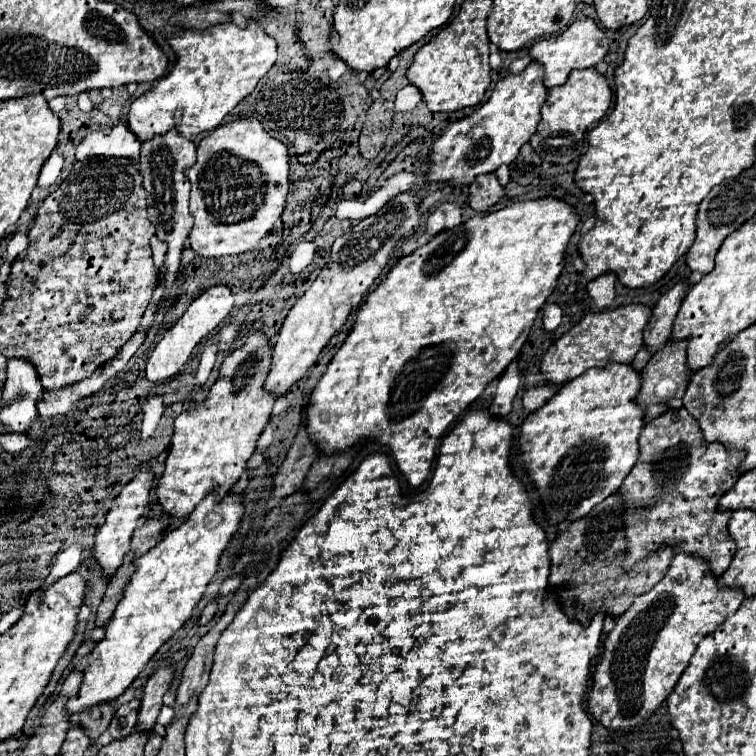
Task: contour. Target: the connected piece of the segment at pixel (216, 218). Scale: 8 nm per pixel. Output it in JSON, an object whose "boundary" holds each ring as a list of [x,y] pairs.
{"boundary":[[[255,117],[225,123],[207,133],[197,145],[197,163],[187,167],[191,181],[191,213],[195,217],[189,243],[203,257],[223,257],[245,253],[269,233],[275,219],[281,217],[289,185],[289,153],[287,145],[271,137]]]}

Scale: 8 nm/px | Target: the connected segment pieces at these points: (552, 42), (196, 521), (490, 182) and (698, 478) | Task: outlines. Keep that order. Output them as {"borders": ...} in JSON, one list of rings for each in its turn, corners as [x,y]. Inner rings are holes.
{"borders":[[[[583,17],[583,19],[575,19],[567,31],[559,33],[557,37],[545,37],[539,39],[531,45],[529,55],[533,61],[541,63],[545,67],[545,77],[543,83],[547,89],[563,85],[571,73],[571,69],[587,69],[587,67],[595,67],[599,61],[603,61],[603,57],[609,51],[609,41],[605,37],[605,33],[597,27],[597,23],[591,17]]],[[[209,493],[179,529],[167,533],[163,541],[133,561],[135,573],[125,585],[123,597],[105,627],[103,641],[99,641],[91,651],[79,693],[65,705],[69,715],[77,715],[93,705],[117,699],[137,679],[157,649],[191,617],[205,587],[217,571],[221,553],[239,529],[243,515],[241,499],[243,495],[229,493],[217,501],[217,493]]],[[[495,173],[479,175],[469,187],[469,203],[475,211],[487,211],[503,197],[503,187],[499,185]]],[[[687,409],[667,411],[647,421],[639,435],[639,449],[639,461],[619,489],[627,537],[625,557],[631,553],[631,561],[625,559],[625,569],[661,547],[671,547],[675,553],[707,559],[711,573],[721,577],[733,559],[735,541],[727,531],[731,513],[719,513],[717,503],[735,485],[743,453],[705,441],[699,423]]]]}

